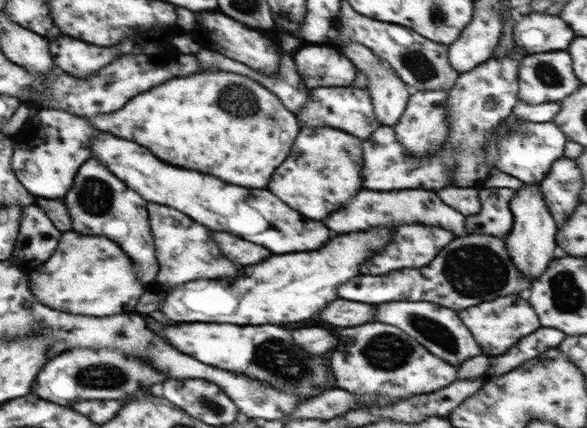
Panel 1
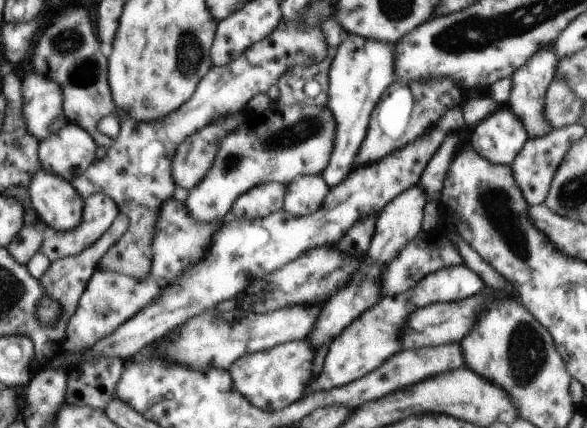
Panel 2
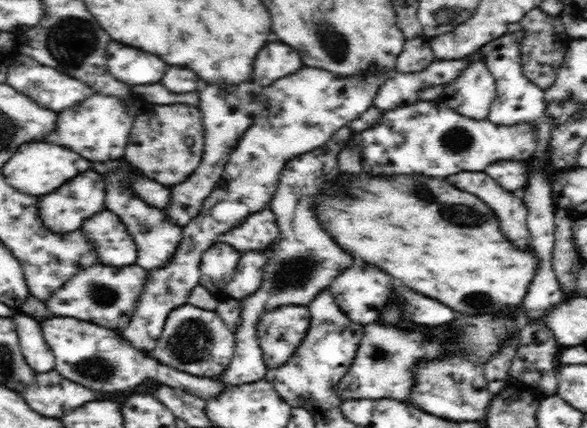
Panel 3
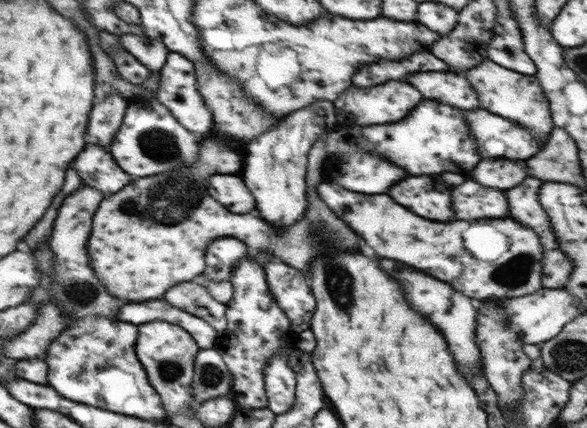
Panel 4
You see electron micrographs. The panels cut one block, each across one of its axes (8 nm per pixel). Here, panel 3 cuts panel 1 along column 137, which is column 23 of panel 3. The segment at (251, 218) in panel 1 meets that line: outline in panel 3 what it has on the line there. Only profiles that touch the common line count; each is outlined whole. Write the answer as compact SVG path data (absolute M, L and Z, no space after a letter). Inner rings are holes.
M28 142L28 144L22 144L18 152L6 162L6 166L2 168L2 174L6 176L6 182L10 186L32 196L42 196L42 194L54 192L58 186L62 186L70 178L88 169L90 169L90 162L72 150L66 150L56 144L48 144L48 142Z

